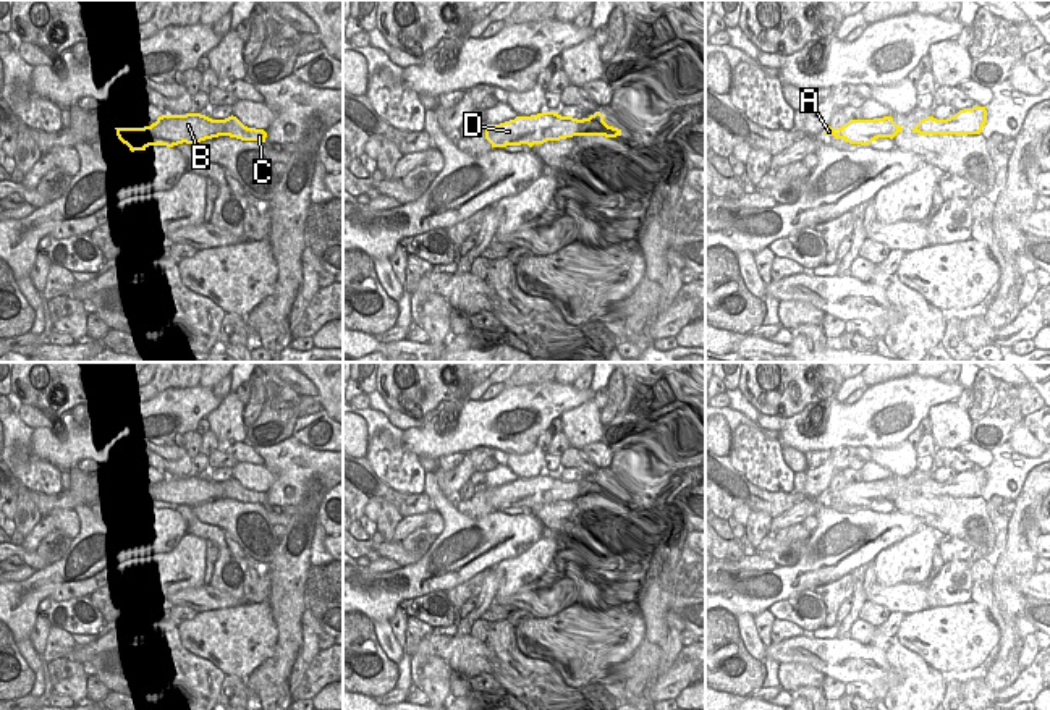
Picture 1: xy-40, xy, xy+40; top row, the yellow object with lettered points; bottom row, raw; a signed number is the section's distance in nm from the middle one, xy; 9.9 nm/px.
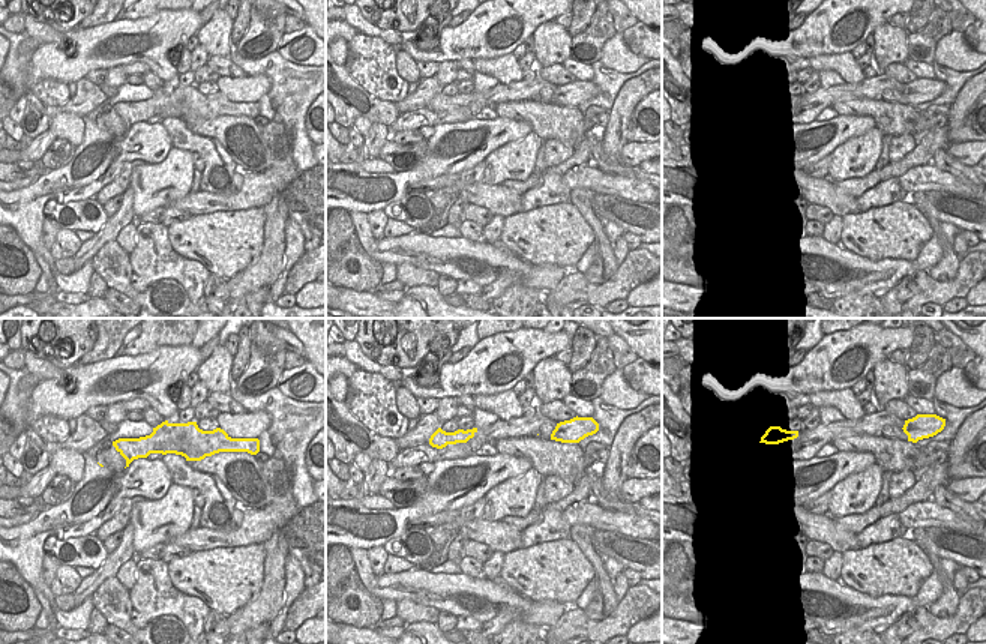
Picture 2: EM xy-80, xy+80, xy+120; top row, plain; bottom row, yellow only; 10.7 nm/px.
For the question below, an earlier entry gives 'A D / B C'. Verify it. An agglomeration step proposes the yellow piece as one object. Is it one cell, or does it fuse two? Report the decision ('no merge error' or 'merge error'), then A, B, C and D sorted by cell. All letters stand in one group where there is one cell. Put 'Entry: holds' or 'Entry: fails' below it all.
merge error; groups A D / B C
Entry: holds

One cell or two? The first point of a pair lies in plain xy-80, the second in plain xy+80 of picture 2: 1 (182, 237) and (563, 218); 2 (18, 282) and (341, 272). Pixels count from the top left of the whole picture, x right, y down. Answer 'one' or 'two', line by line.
1: one
2: one

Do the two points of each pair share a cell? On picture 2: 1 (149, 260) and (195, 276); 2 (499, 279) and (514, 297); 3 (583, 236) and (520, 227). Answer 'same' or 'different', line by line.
1: same
2: different
3: same

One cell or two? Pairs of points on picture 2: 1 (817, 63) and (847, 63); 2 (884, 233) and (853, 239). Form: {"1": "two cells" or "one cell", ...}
{"1": "one cell", "2": "one cell"}

